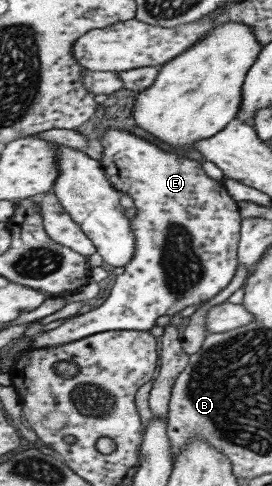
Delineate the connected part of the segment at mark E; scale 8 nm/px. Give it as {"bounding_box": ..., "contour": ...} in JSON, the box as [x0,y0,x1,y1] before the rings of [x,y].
{"bounding_box":[31,126,239,348],"contour":[[[116,126],[105,128],[100,139],[103,145],[101,165],[105,175],[117,191],[126,193],[134,200],[137,214],[132,218],[133,232],[136,233],[137,250],[133,260],[125,266],[125,272],[116,278],[110,295],[99,305],[82,315],[76,315],[65,320],[58,327],[42,331],[31,340],[32,348],[59,347],[77,340],[107,331],[147,331],[156,325],[161,316],[177,314],[187,306],[197,306],[213,298],[221,292],[235,268],[239,254],[235,254],[235,246],[239,246],[239,213],[232,196],[225,192],[222,182],[209,180],[199,162],[193,162],[193,157],[177,152],[161,150],[161,143],[154,139],[141,138],[125,129]]]}

